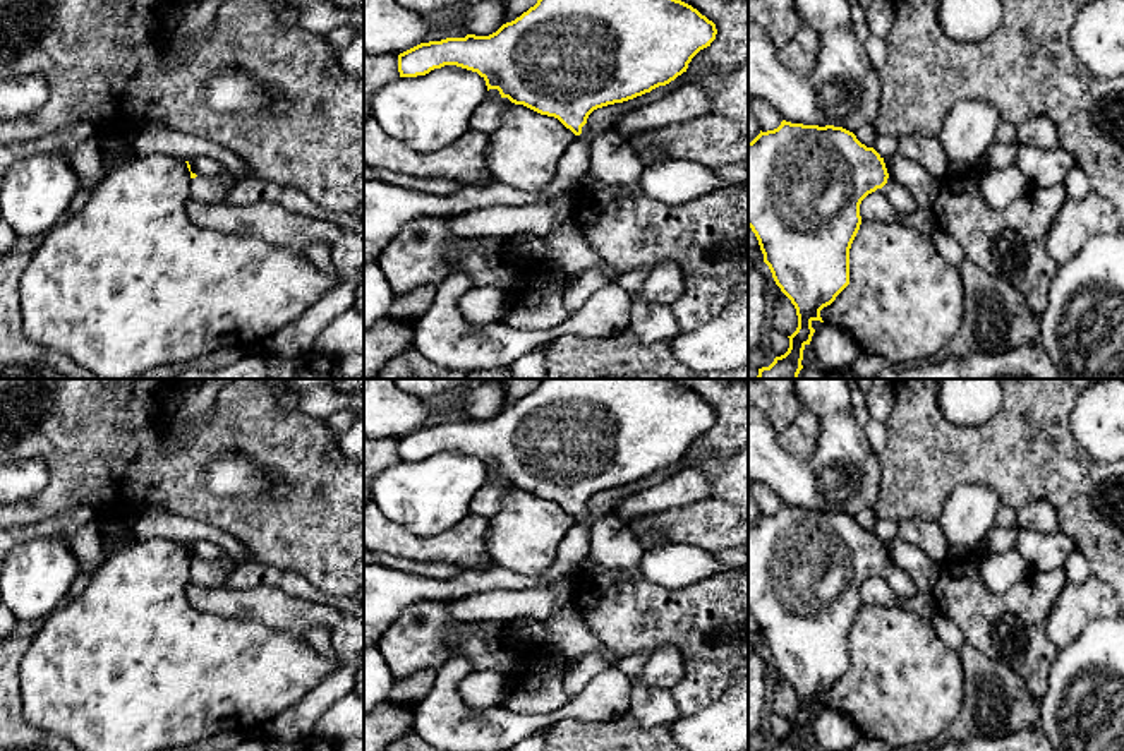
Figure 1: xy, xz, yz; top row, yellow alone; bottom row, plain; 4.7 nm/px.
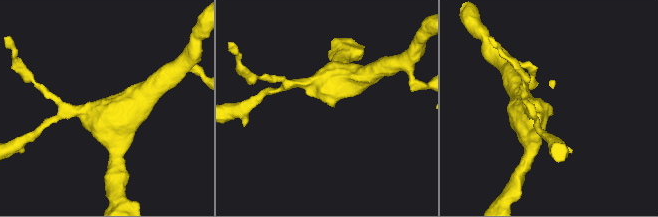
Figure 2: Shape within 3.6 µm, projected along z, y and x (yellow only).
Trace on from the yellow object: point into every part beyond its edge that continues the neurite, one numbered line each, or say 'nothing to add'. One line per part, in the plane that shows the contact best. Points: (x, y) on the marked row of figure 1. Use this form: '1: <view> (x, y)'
1: yz (901, 199)

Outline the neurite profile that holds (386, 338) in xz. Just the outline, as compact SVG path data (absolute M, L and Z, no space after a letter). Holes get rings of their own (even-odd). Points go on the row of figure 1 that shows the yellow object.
M390 317L364 329L364 379L376 379L402 351L414 345L414 326Z

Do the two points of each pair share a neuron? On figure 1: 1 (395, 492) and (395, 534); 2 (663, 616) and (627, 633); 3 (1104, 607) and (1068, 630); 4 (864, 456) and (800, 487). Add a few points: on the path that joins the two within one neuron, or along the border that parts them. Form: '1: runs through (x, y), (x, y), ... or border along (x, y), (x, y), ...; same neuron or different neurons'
1: border along (381, 510), (388, 518), (414, 534), (435, 534); different neurons
2: runs through (654, 616), (644, 616), (635, 624); same neuron
3: runs through (1095, 607), (1090, 607), (1076, 621); same neuron
4: runs through (846, 456), (827, 456), (814, 470); same neuron

